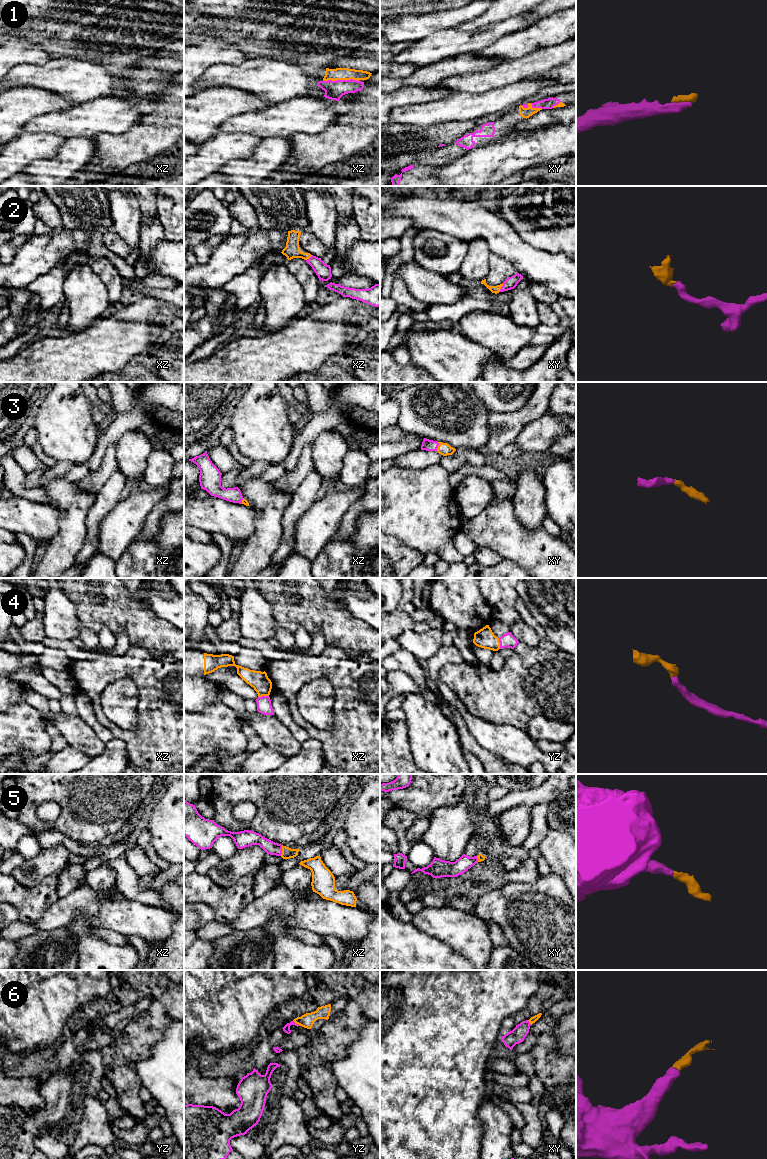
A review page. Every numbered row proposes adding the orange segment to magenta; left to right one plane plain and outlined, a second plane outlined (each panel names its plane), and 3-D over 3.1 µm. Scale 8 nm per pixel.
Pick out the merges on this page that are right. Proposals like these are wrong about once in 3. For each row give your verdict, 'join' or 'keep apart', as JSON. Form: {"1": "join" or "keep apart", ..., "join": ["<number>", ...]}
{"1": "join", "2": "join", "3": "join", "4": "join", "5": "join", "6": "join", "join": ["1", "2", "3", "4", "5", "6"]}

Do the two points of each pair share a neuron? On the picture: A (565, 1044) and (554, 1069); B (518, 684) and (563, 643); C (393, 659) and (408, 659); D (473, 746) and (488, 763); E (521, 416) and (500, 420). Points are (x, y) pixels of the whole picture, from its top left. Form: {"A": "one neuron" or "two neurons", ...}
{"A": "two neurons", "B": "two neurons", "C": "one neuron", "D": "one neuron", "E": "one neuron"}

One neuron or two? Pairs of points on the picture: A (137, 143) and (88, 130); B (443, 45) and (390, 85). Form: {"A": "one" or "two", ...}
{"A": "two", "B": "two"}

